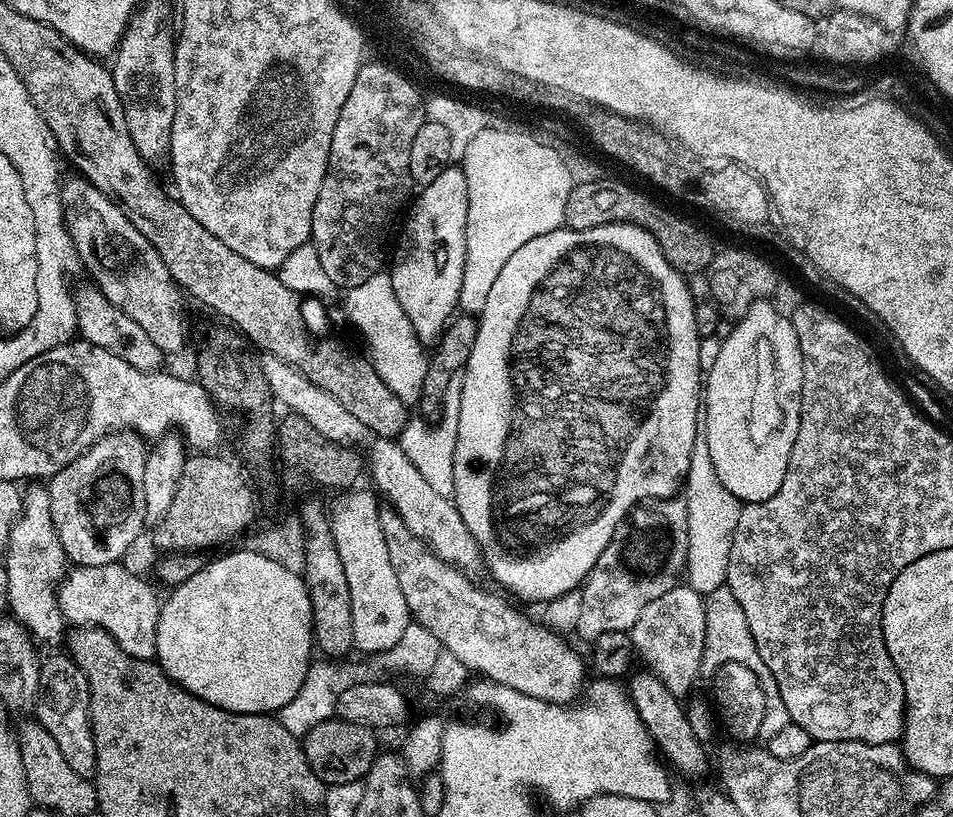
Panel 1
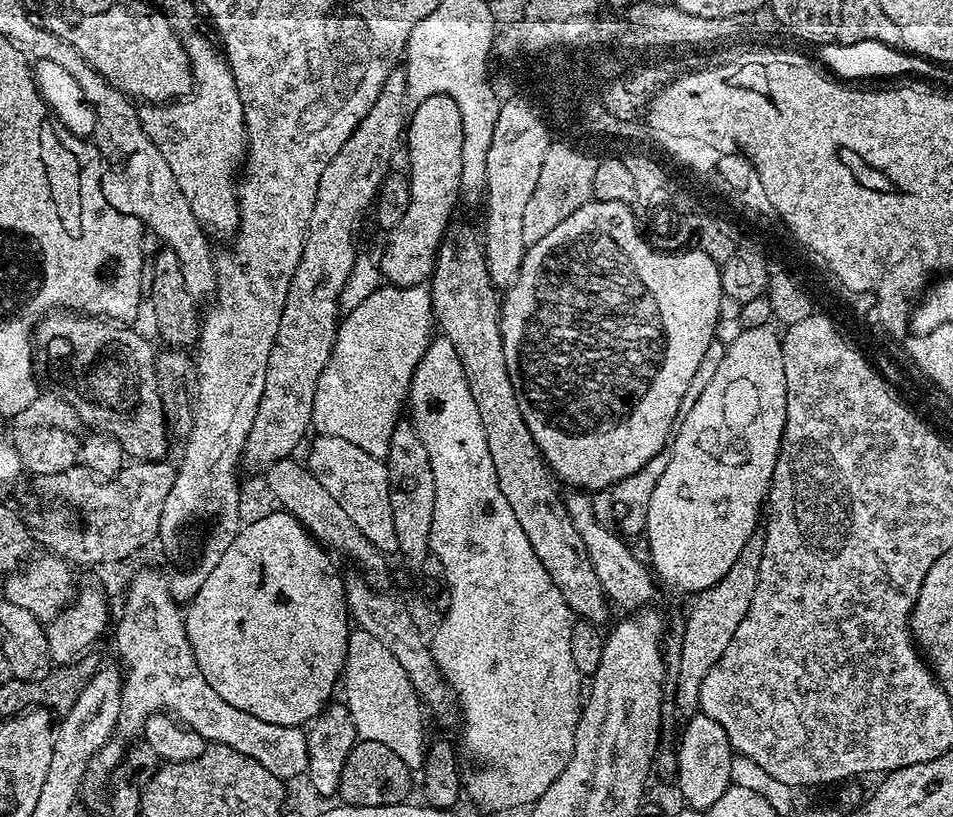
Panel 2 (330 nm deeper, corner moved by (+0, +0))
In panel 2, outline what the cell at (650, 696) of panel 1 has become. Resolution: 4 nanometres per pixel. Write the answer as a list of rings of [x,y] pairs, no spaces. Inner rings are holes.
[[[449,223],[444,232],[436,255],[436,268],[430,277],[435,327],[439,335],[454,346],[458,362],[462,362],[474,406],[478,406],[478,418],[482,418],[482,430],[486,434],[486,446],[490,446],[498,486],[502,494],[506,494],[514,518],[522,522],[522,530],[526,530],[526,538],[530,538],[538,562],[546,566],[546,574],[550,574],[554,586],[558,586],[562,598],[566,598],[570,610],[579,619],[590,620],[597,626],[607,625],[610,601],[604,595],[602,582],[598,582],[582,537],[574,530],[574,522],[570,522],[564,496],[555,488],[554,477],[530,434],[530,426],[526,426],[526,418],[522,418],[522,410],[518,410],[518,398],[502,350],[502,300],[488,273],[481,237],[470,225],[456,223]]]

